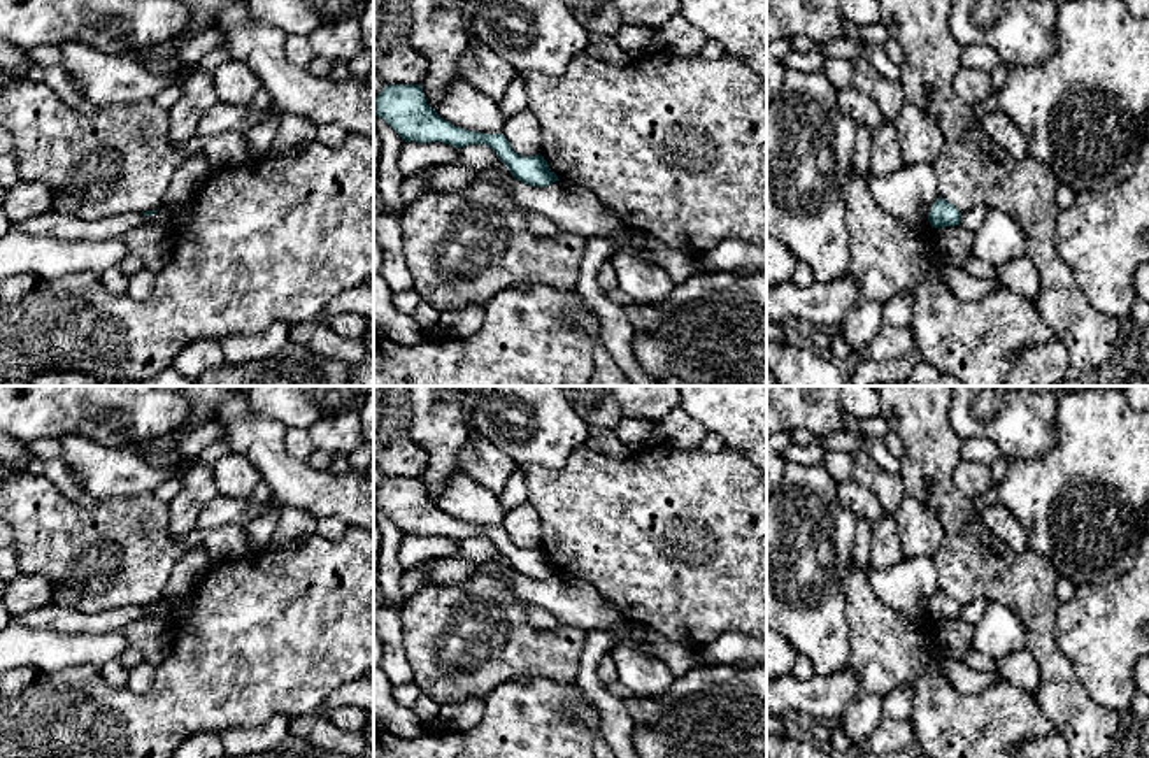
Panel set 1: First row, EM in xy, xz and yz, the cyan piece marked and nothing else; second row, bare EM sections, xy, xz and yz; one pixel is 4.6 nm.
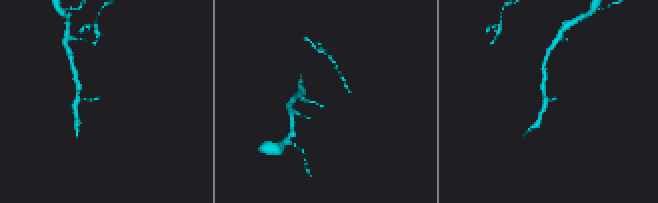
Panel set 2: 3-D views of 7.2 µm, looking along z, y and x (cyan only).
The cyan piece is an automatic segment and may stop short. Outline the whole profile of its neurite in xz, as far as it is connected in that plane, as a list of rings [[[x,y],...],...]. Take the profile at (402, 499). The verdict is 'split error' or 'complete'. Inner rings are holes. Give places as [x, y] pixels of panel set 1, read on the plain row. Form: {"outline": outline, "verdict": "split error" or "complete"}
{"outline": [[[386,477],[374,493],[374,509],[382,511],[405,535],[444,535],[456,542],[470,537],[489,539],[510,567],[532,579],[549,579],[558,568],[542,547],[517,547],[503,526],[470,525],[451,518],[432,502],[421,477]]], "verdict": "complete"}

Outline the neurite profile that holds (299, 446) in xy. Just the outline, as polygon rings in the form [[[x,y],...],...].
[[[286,428],[284,449],[296,461],[305,461],[316,451],[303,428]]]

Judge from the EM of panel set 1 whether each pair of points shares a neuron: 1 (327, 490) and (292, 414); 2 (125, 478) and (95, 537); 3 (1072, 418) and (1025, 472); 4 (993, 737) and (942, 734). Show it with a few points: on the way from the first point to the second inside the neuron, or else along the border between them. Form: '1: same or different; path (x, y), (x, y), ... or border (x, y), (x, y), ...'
1: different; border (248, 407), (256, 414), (276, 420), (285, 429)
2: different; border (153, 492), (111, 495), (97, 500)
3: same; path (1072, 436), (1072, 443), (1042, 472)
4: same; path (981, 736), (955, 734)

